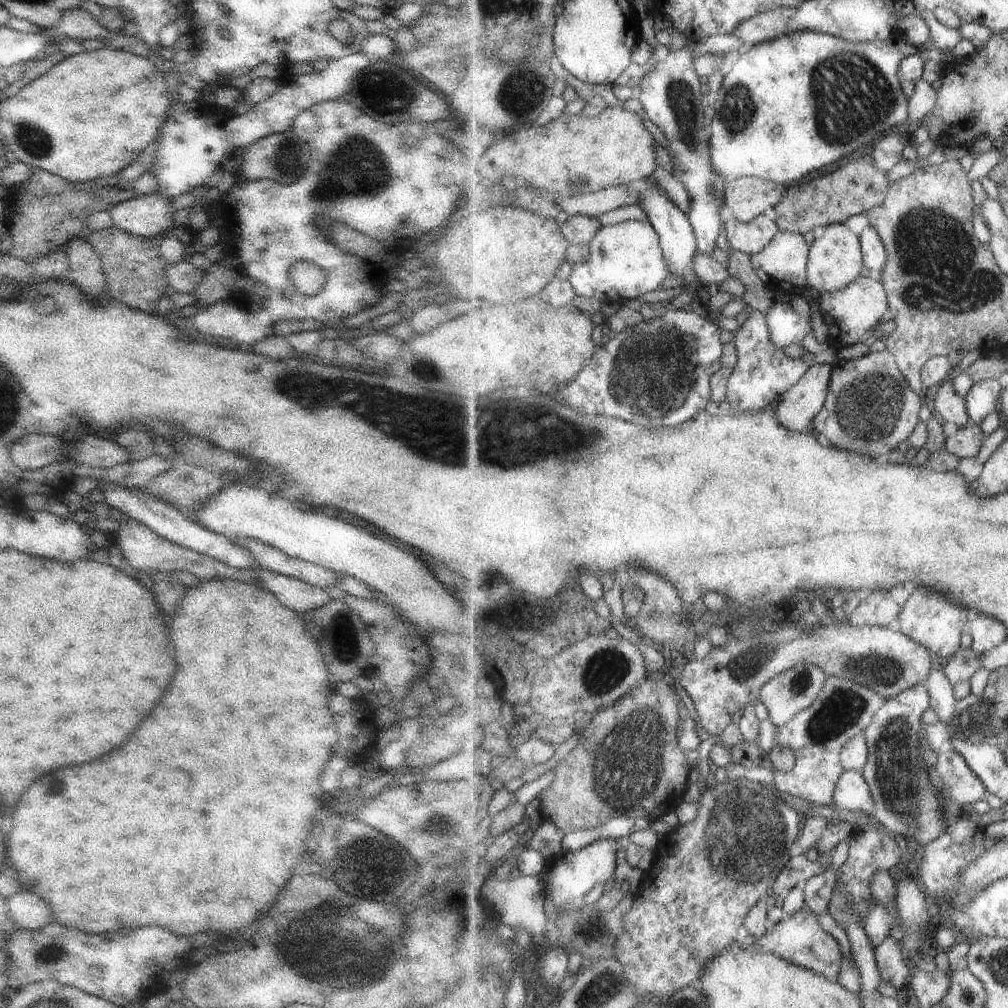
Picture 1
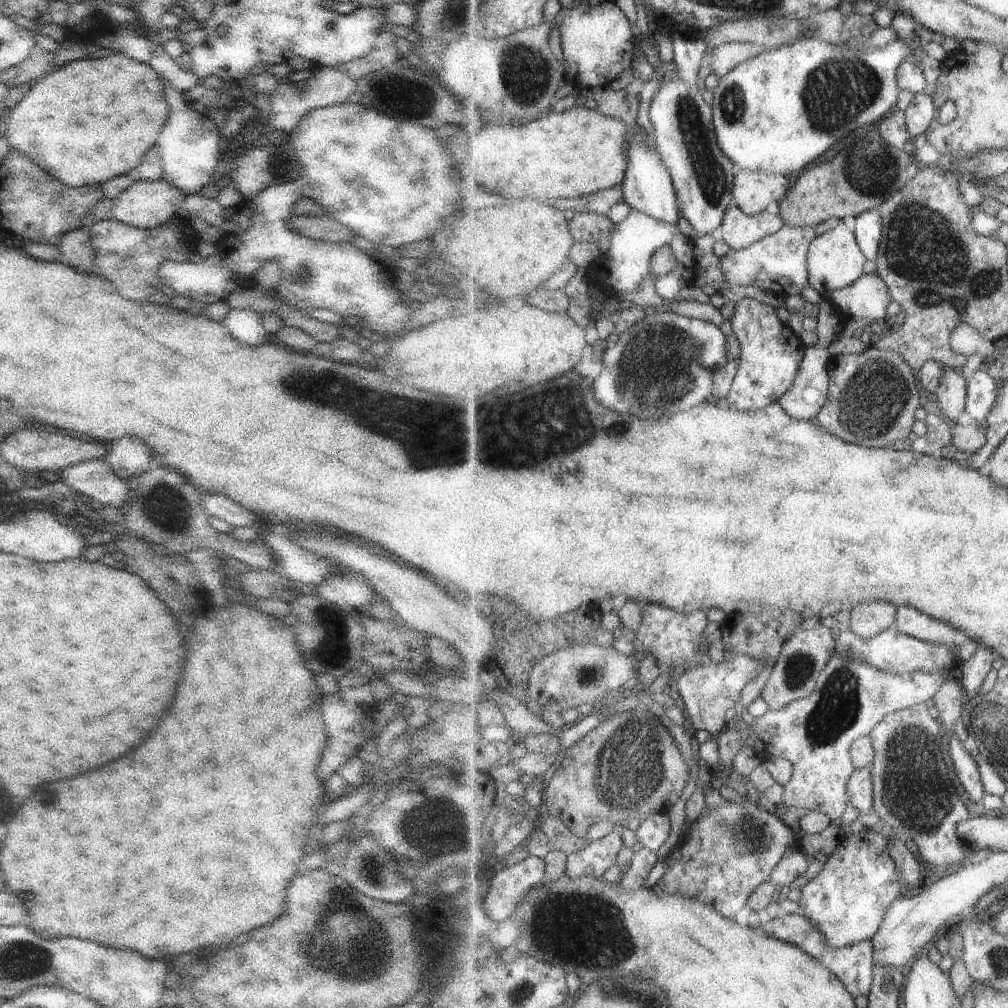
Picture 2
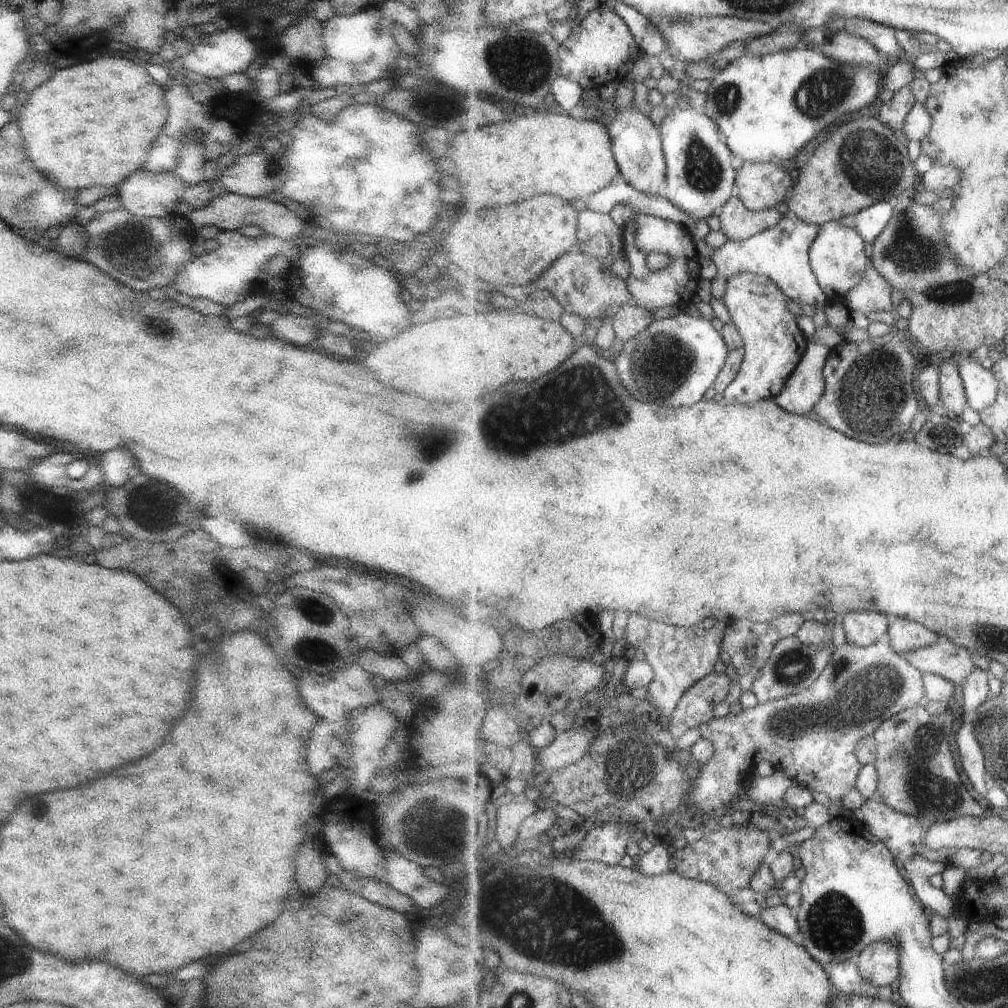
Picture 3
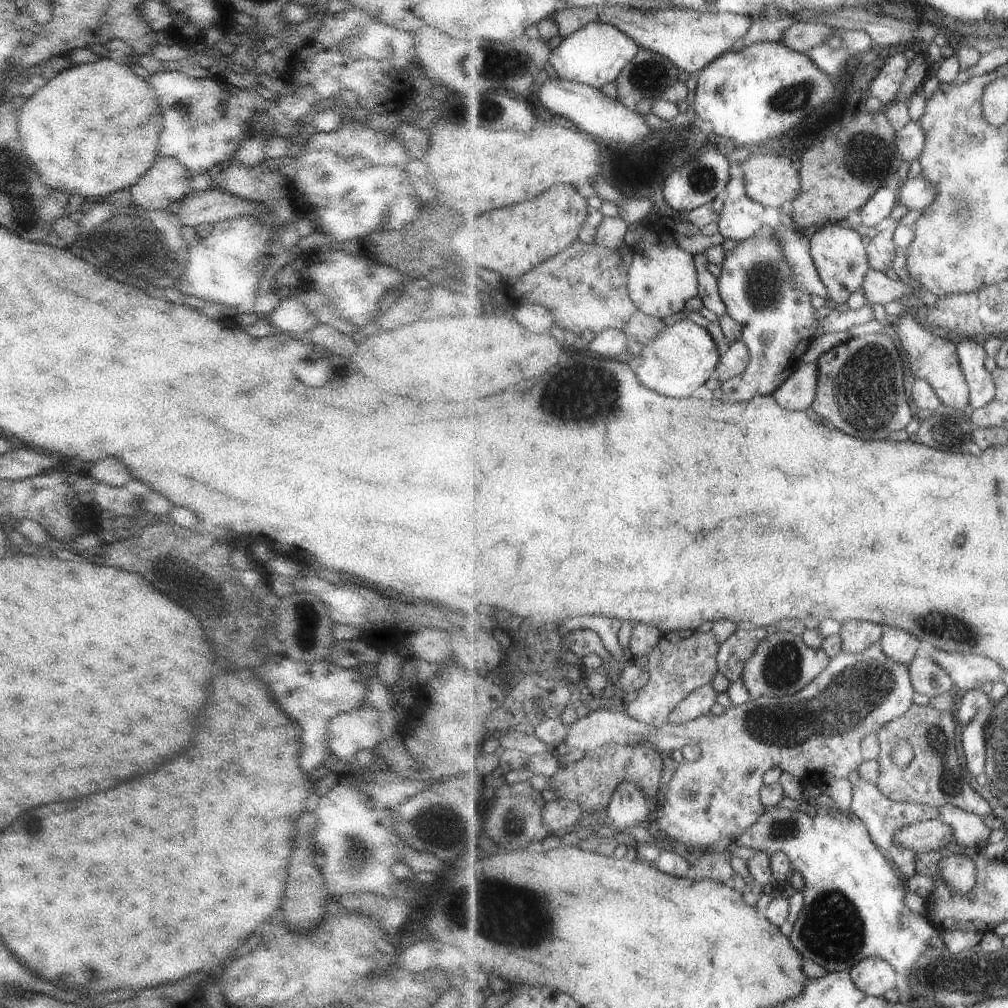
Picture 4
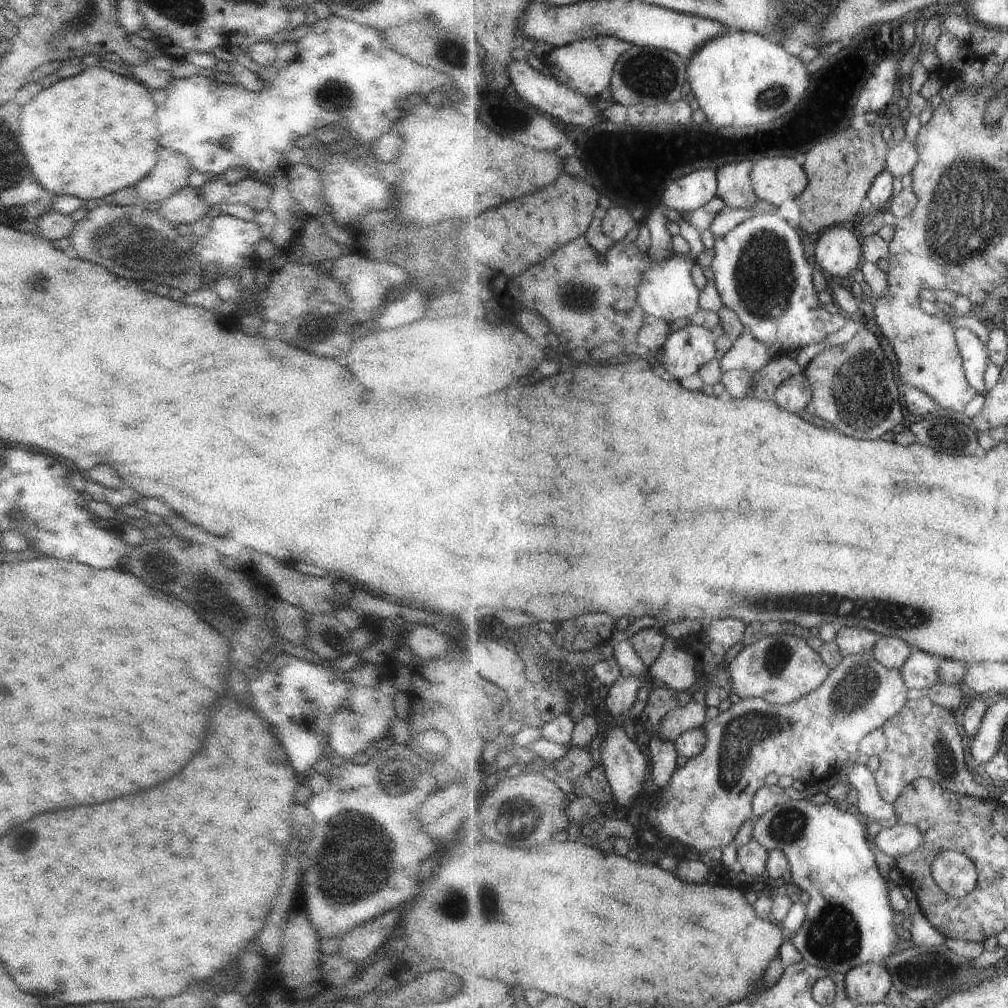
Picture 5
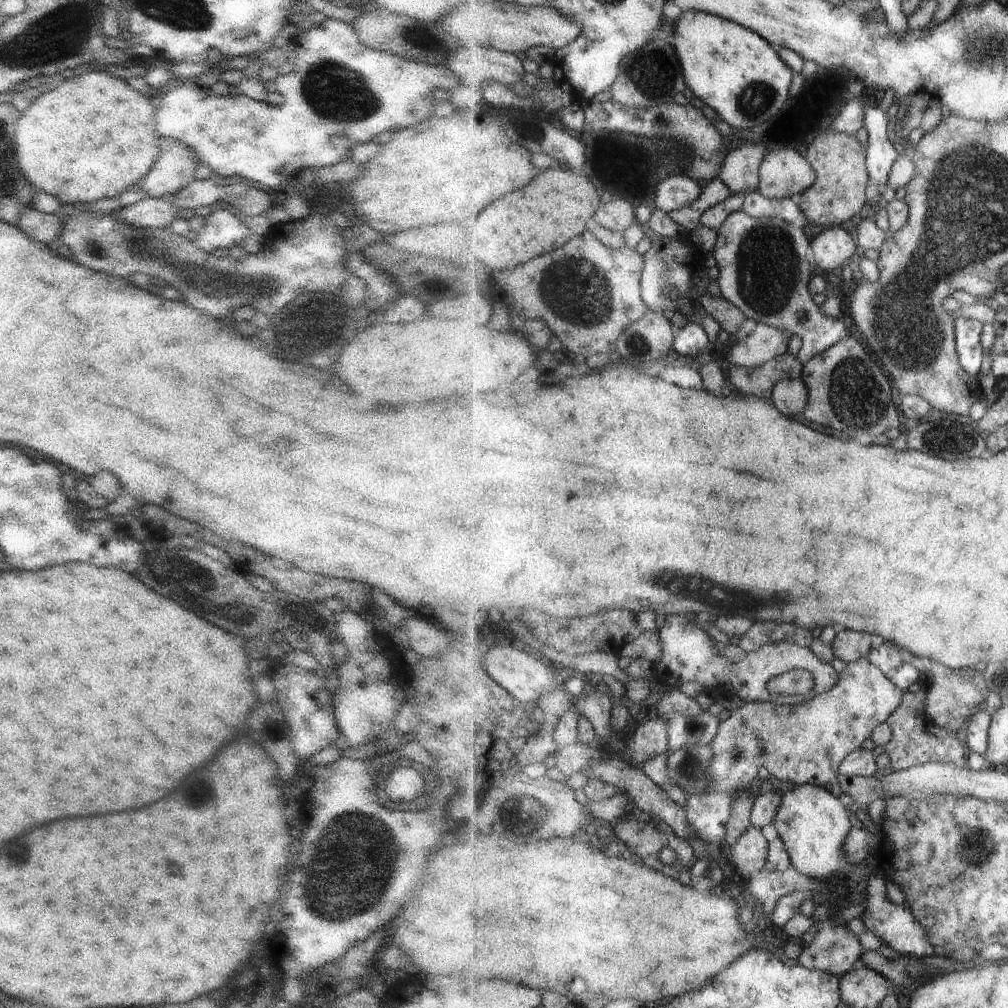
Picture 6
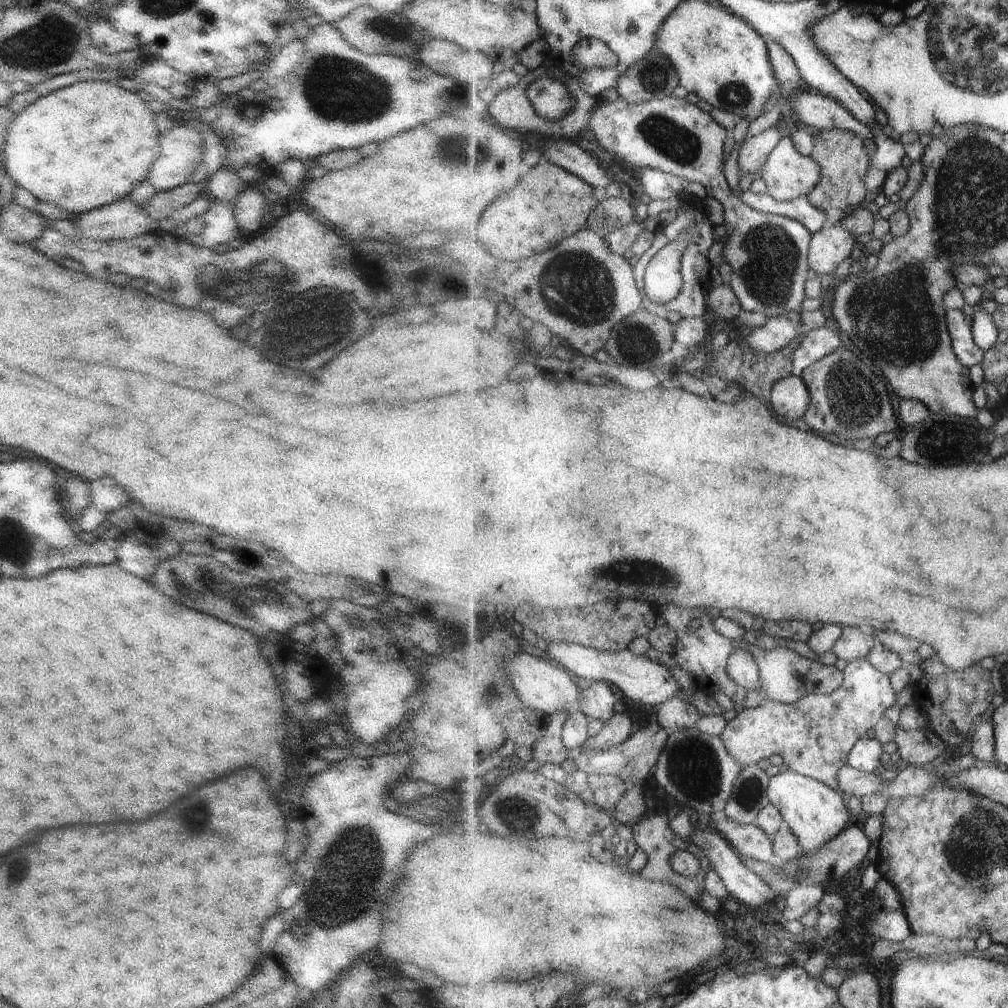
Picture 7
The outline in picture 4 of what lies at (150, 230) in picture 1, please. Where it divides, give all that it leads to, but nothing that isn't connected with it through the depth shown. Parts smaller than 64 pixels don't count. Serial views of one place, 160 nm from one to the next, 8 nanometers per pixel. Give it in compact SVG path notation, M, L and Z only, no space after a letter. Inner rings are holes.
M157 155L151 168L128 188L133 205L145 210L163 209L171 202L181 200L190 189L189 171L177 159Z

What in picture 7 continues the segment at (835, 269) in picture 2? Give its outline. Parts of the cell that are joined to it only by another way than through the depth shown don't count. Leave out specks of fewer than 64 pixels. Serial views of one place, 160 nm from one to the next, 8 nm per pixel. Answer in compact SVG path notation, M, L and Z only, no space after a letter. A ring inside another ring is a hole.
M841 223L823 227L813 235L811 242L808 259L812 274L836 273L835 268L851 254L853 246L853 233Z

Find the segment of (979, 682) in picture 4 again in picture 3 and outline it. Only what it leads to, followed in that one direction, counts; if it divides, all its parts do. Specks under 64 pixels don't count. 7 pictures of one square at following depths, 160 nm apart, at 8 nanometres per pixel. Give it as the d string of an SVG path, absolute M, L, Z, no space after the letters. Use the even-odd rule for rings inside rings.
M942 636L933 645L911 650L908 654L903 654L903 658L924 674L944 677L959 687L977 668L970 651L963 646L957 646L957 642L952 642L948 636Z

